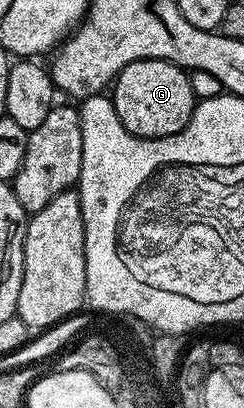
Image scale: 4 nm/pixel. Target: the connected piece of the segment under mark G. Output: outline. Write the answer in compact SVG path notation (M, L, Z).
M165 60L130 62L130 66L116 75L110 99L114 110L118 110L122 126L126 126L130 134L144 136L148 140L178 134L178 130L190 122L192 111L198 103L192 93L191 75L177 64Z

